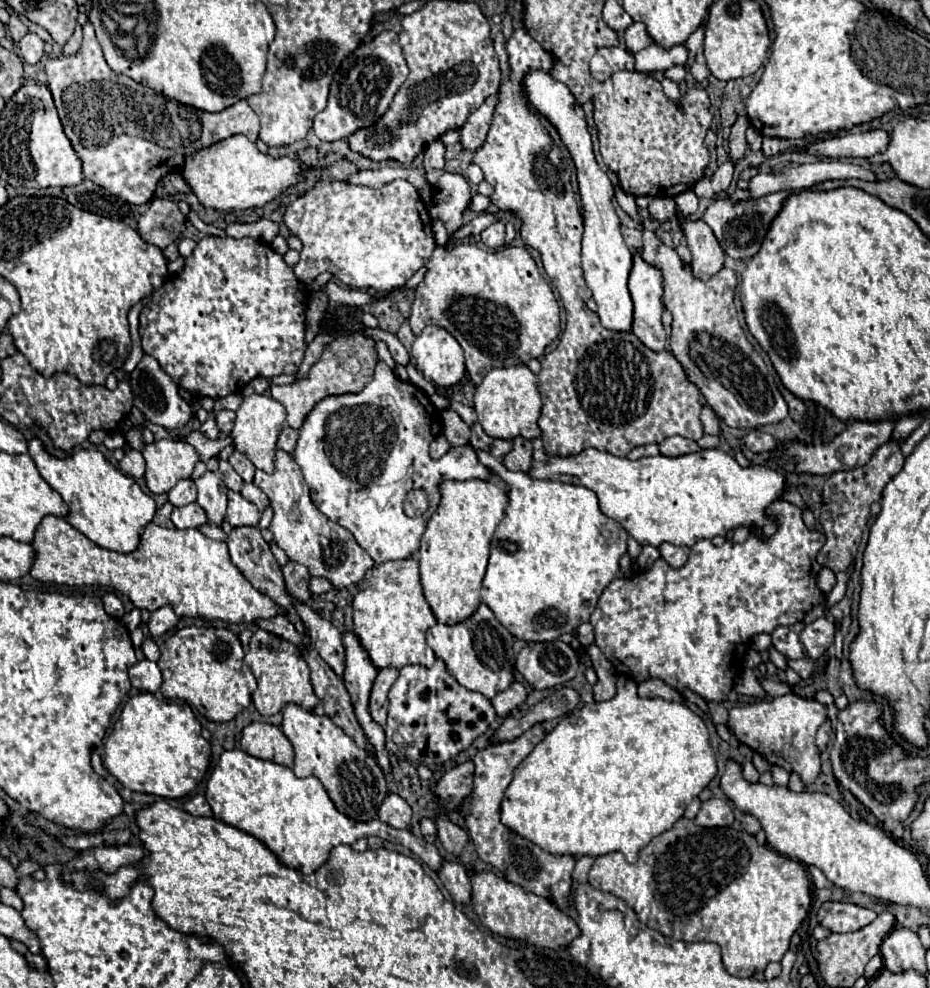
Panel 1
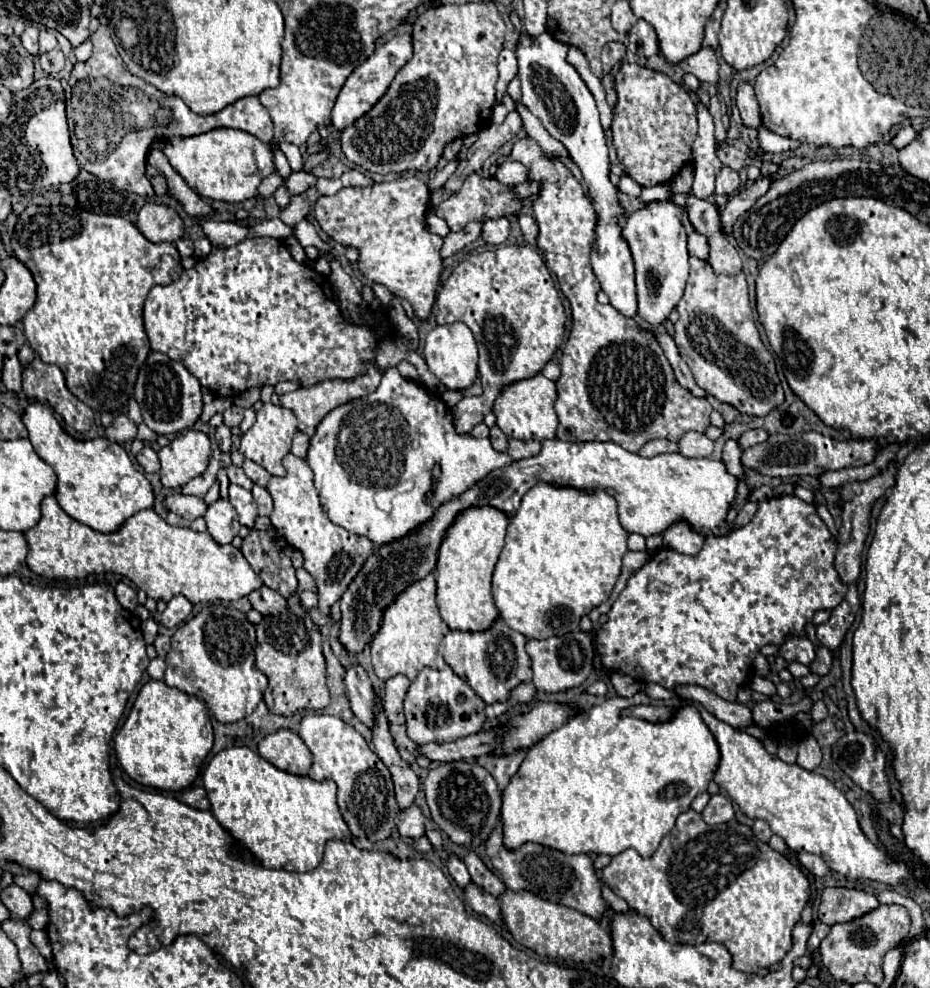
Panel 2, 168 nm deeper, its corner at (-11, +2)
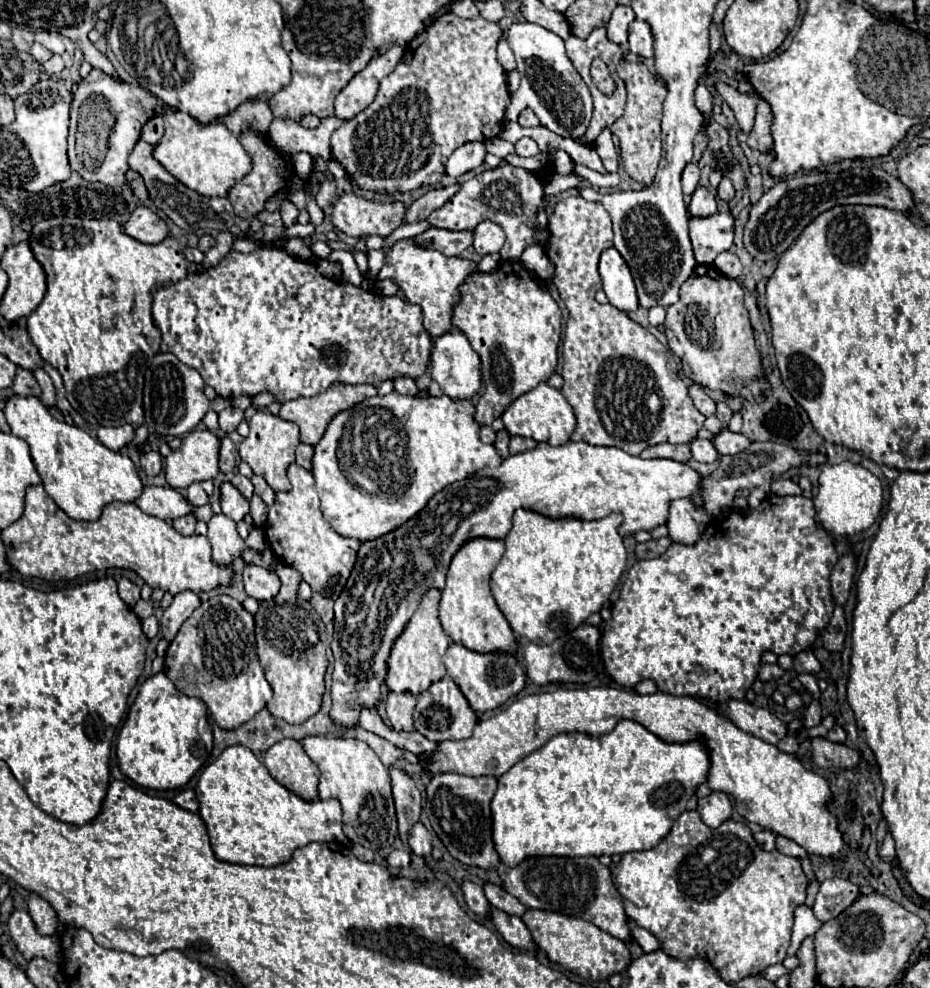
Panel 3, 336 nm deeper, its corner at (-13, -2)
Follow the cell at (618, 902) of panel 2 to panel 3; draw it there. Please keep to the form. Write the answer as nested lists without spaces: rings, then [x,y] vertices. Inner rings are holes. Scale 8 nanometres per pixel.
[[[629,919],[627,925],[629,925],[629,929],[631,929],[631,937],[635,939],[635,943],[641,945],[643,951],[655,951],[655,949],[659,949],[659,941],[657,941],[647,929],[639,927],[633,919]]]

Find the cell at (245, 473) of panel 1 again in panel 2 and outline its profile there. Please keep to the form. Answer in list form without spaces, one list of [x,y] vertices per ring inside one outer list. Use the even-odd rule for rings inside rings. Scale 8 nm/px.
[[[245,459],[245,463],[243,463],[243,471],[247,473],[247,477],[251,477],[251,481],[255,485],[261,485],[261,487],[267,487],[267,483],[271,479],[271,475],[261,465],[257,465],[257,463],[249,461],[249,459]]]

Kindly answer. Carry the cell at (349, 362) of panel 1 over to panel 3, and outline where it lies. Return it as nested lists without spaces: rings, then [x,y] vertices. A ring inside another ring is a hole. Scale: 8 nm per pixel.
[[[343,383],[333,384],[327,391],[315,395],[315,397],[299,397],[299,399],[293,399],[293,401],[285,401],[281,405],[281,413],[279,417],[285,419],[285,421],[293,421],[299,425],[301,429],[301,441],[303,443],[309,443],[309,445],[317,445],[319,439],[323,437],[329,421],[339,413],[339,411],[345,411],[357,403],[361,403],[363,399],[367,397],[373,397],[377,395],[377,389],[370,384],[349,385]]]

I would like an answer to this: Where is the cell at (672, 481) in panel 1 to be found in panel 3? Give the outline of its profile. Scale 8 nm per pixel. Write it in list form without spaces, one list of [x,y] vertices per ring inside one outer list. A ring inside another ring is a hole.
[[[569,441],[559,447],[539,443],[533,451],[503,459],[503,463],[495,469],[485,467],[475,475],[453,483],[451,487],[445,487],[431,497],[431,501],[423,511],[419,511],[419,515],[411,517],[405,525],[379,539],[365,541],[357,553],[357,563],[351,571],[351,577],[343,593],[335,601],[335,633],[331,643],[335,657],[331,687],[333,719],[339,721],[339,725],[343,727],[357,725],[361,707],[375,707],[379,703],[379,685],[383,683],[387,651],[391,651],[391,643],[397,639],[399,631],[403,631],[415,607],[419,607],[421,595],[425,595],[431,587],[445,587],[445,573],[451,557],[459,551],[463,543],[473,537],[503,539],[513,527],[513,511],[517,507],[527,507],[553,519],[567,515],[575,515],[579,519],[601,519],[611,511],[619,511],[625,519],[619,527],[619,533],[625,537],[637,531],[653,531],[655,527],[667,523],[669,505],[675,499],[689,499],[695,505],[703,505],[701,481],[703,475],[687,463],[679,463],[673,459],[641,459],[625,453],[619,447],[595,447],[583,441]]]

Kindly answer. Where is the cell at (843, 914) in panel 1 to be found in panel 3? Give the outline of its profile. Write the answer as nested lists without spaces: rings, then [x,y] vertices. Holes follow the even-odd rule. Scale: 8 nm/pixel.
[[[827,879],[821,883],[813,913],[821,923],[835,919],[861,897],[861,889],[845,879]]]

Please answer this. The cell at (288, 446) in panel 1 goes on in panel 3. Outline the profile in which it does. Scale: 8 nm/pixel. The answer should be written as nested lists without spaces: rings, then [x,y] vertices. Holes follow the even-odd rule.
[[[299,443],[297,447],[297,465],[311,469],[311,459],[313,459],[313,447],[307,443]]]

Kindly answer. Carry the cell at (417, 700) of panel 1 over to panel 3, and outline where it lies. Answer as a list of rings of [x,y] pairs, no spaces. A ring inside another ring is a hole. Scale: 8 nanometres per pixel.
[[[443,677],[439,681],[431,683],[431,687],[417,697],[413,723],[415,723],[415,729],[421,735],[425,735],[429,741],[441,743],[441,741],[469,739],[473,733],[473,727],[479,723],[479,719],[477,719],[475,711],[471,709],[469,701],[465,699],[465,695],[461,693],[461,689],[457,687],[457,683],[451,677]]]

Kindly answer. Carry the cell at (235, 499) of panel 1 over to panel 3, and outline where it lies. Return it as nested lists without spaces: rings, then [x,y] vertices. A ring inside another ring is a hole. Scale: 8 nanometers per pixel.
[[[225,481],[221,485],[221,509],[233,521],[243,521],[243,517],[249,513],[249,501],[239,495],[239,491],[235,491],[231,483]]]

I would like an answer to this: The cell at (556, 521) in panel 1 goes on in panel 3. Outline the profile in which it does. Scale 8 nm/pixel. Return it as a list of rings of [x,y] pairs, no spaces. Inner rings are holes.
[[[519,507],[513,515],[513,529],[505,537],[505,555],[491,575],[491,591],[497,607],[509,621],[515,635],[529,639],[531,643],[553,643],[559,635],[575,631],[585,619],[597,613],[617,587],[621,573],[625,571],[627,551],[619,535],[623,515],[619,511],[609,513],[603,519],[585,521],[579,517],[551,519],[543,513]]]

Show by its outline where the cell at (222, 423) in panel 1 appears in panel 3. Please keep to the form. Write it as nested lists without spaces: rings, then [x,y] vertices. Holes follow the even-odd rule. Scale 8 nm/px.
[[[227,407],[219,413],[219,427],[225,433],[231,433],[237,429],[237,425],[243,421],[243,411],[237,407]]]

